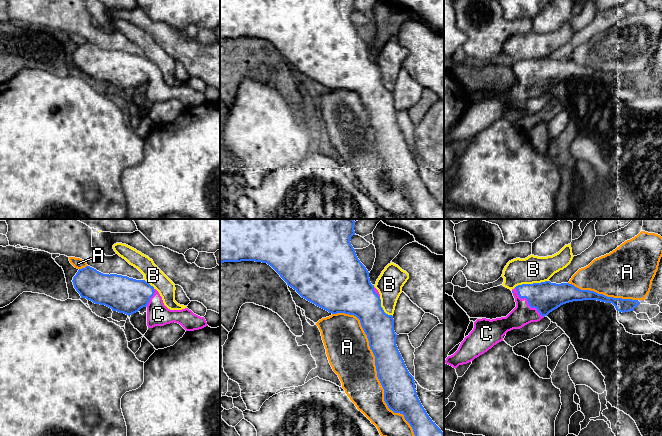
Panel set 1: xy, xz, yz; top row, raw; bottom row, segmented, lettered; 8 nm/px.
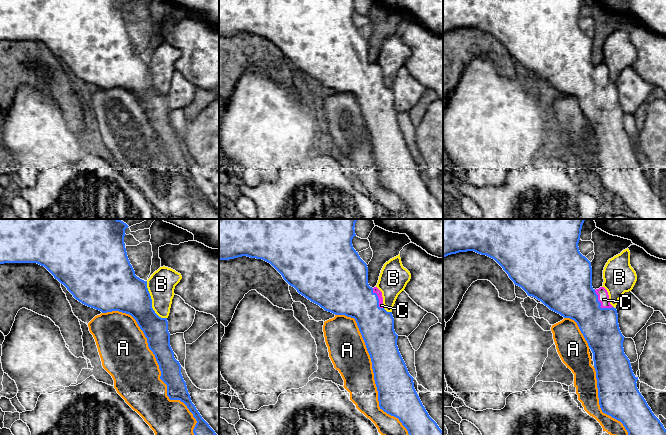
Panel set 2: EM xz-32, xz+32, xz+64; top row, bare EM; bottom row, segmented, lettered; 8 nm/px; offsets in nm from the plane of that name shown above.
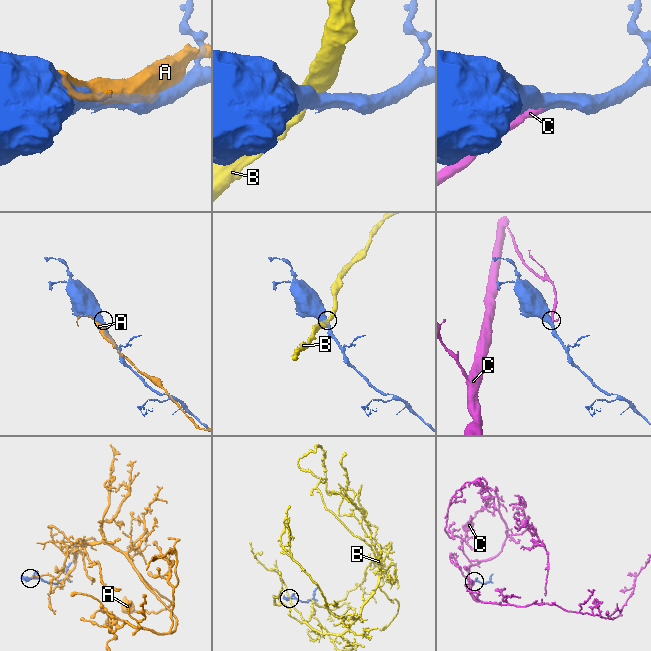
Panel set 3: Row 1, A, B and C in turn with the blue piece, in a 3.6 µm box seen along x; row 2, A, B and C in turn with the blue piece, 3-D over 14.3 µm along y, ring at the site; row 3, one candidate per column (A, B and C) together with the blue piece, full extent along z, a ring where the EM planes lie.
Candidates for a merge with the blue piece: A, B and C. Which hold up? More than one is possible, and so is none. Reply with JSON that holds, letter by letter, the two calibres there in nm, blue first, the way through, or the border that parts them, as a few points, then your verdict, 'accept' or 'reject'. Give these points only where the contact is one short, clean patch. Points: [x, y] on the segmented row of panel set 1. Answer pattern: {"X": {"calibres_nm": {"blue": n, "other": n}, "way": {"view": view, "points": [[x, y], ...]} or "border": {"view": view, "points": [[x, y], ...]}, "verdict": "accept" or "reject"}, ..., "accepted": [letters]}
{"A": {"calibres_nm": {"blue": 260, "other": 340}, "verdict": "reject"}, "B": {"calibres_nm": {"blue": 240, "other": 220}, "border": {"view": "yz", "points": [[548, 280], [522, 283], [514, 287]]}, "verdict": "reject"}, "C": {"calibres_nm": {"blue": 240, "other": 170}, "way": {"view": "yz", "points": [[545, 296], [533, 302], [528, 302], [528, 308], [522, 314]]}, "verdict": "accept"}, "accepted": ["C"]}

